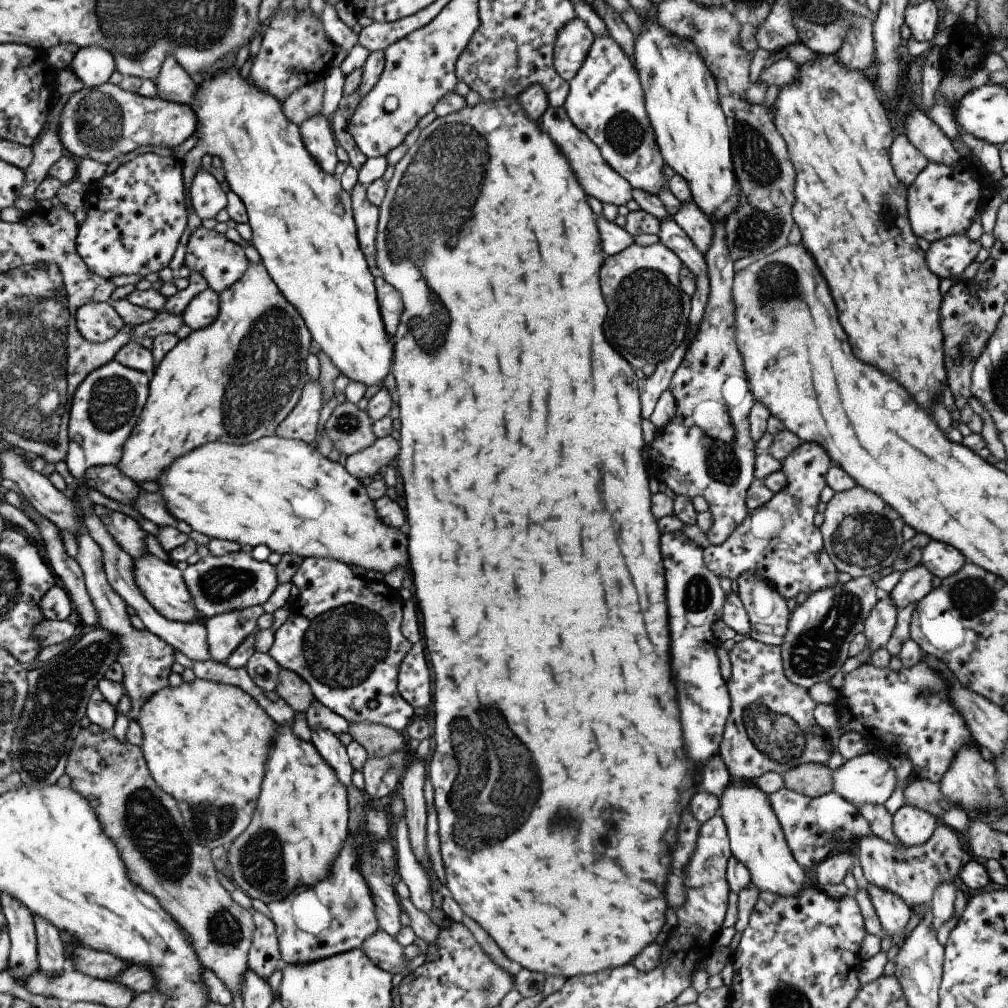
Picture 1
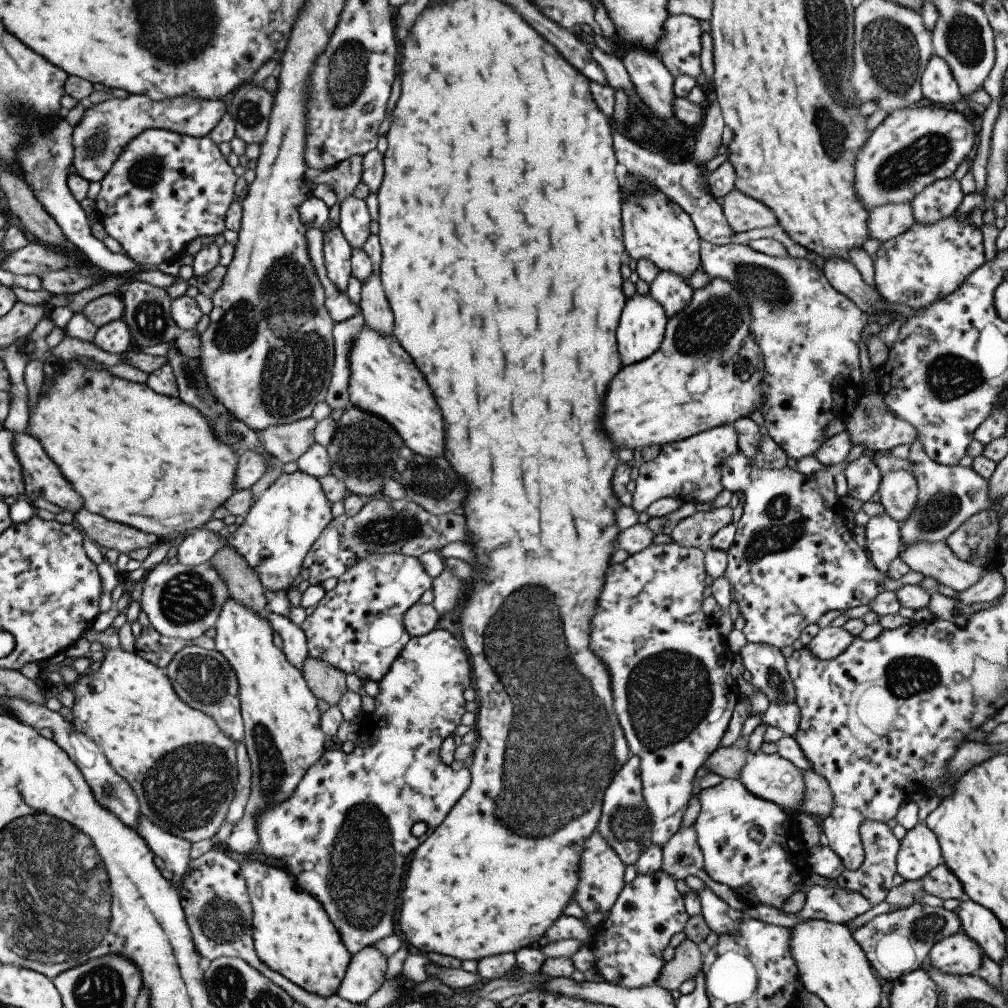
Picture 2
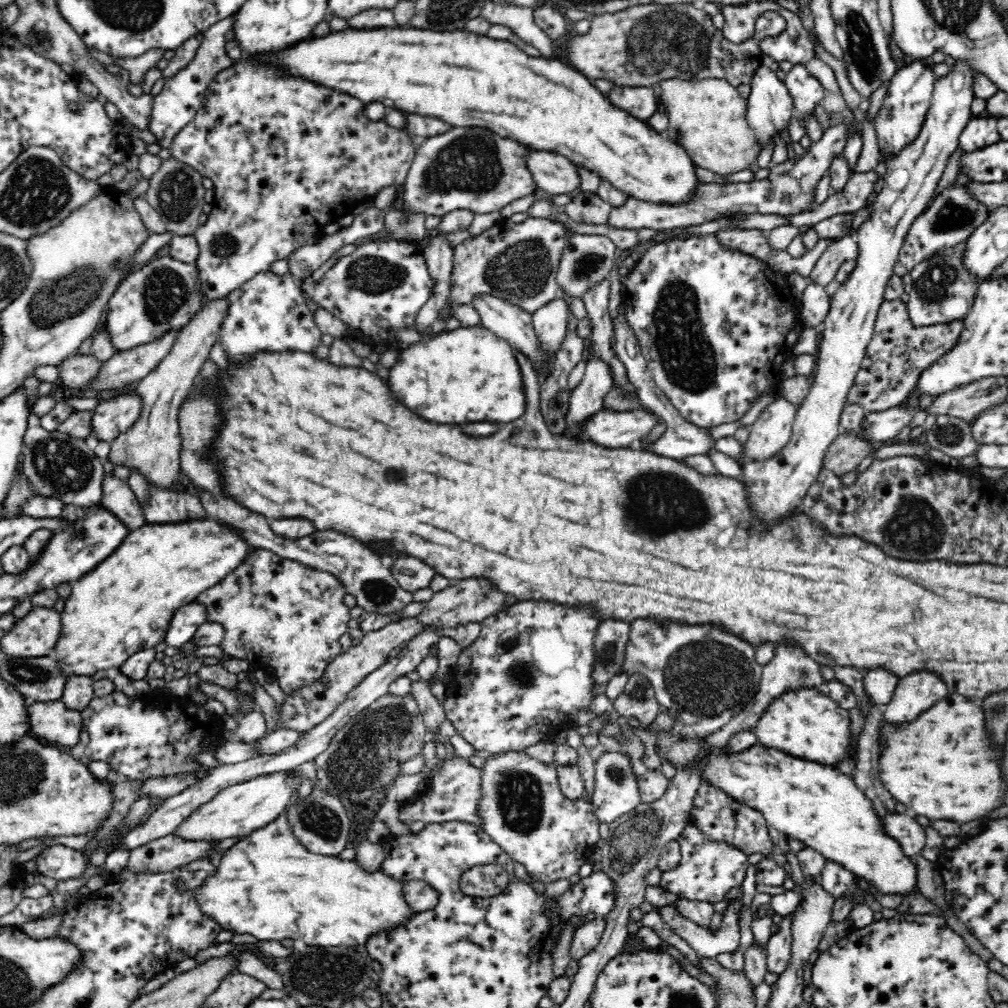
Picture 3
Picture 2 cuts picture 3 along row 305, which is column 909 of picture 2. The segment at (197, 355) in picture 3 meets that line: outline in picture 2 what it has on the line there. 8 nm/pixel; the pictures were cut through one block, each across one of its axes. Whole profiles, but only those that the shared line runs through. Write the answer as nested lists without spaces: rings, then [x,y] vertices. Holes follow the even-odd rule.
[[[911,203],[884,204],[869,211],[868,232],[870,238],[883,243],[900,236],[914,223]]]

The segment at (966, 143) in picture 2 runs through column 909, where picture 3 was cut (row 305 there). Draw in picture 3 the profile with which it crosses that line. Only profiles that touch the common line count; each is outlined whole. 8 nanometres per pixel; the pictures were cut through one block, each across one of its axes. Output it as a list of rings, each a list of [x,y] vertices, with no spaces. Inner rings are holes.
[[[170,256],[149,261],[140,270],[131,270],[107,304],[106,330],[116,352],[154,342],[187,326],[203,307],[200,278],[195,263],[179,262]]]

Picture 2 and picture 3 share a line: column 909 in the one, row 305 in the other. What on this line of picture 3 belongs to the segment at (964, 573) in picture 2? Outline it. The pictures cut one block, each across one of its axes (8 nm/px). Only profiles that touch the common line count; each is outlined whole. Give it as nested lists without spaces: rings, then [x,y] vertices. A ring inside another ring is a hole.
[[[563,297],[548,302],[532,314],[533,328],[538,337],[539,348],[545,354],[556,354],[566,339],[569,310]]]

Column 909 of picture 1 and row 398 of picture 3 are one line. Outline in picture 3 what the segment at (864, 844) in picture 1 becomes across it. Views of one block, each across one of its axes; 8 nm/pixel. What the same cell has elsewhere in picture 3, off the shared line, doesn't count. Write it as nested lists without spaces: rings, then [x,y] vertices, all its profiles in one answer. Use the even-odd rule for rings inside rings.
[[[901,299],[885,300],[879,306],[873,338],[865,350],[847,400],[860,405],[866,413],[885,411],[902,404],[916,386],[920,373],[959,342],[963,328],[963,320],[917,328]]]

